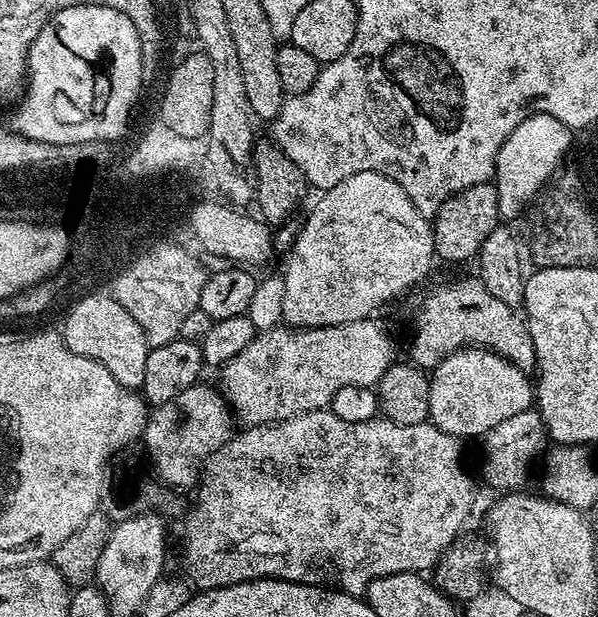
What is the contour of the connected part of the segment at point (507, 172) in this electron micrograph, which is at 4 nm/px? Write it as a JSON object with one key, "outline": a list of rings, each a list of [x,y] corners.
{"outline":[[[545,112],[531,113],[518,127],[502,142],[496,155],[496,175],[494,183],[498,190],[498,210],[501,217],[516,216],[520,207],[529,200],[535,201],[541,195],[546,184],[548,172],[552,172],[552,164],[560,160],[560,152],[564,152],[564,136],[568,127],[558,118]]]}

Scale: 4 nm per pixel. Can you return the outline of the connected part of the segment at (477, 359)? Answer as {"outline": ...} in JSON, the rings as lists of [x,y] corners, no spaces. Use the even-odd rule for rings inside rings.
{"outline":[[[479,346],[459,348],[431,369],[428,393],[431,423],[457,438],[483,437],[498,422],[506,422],[506,418],[514,418],[514,414],[522,414],[534,404],[534,384],[529,373],[518,370],[491,348]]]}

